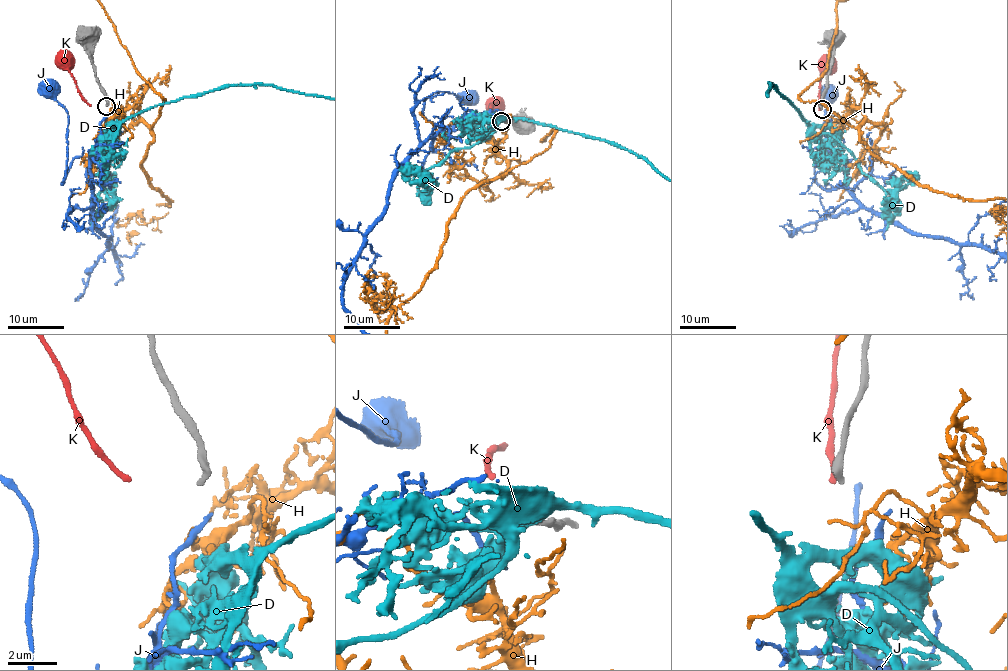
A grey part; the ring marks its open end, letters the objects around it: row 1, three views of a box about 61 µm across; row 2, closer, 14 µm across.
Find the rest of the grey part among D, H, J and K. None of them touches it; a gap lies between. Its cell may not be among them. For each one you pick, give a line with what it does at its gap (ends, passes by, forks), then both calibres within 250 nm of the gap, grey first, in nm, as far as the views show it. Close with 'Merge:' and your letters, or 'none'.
Merge: none

